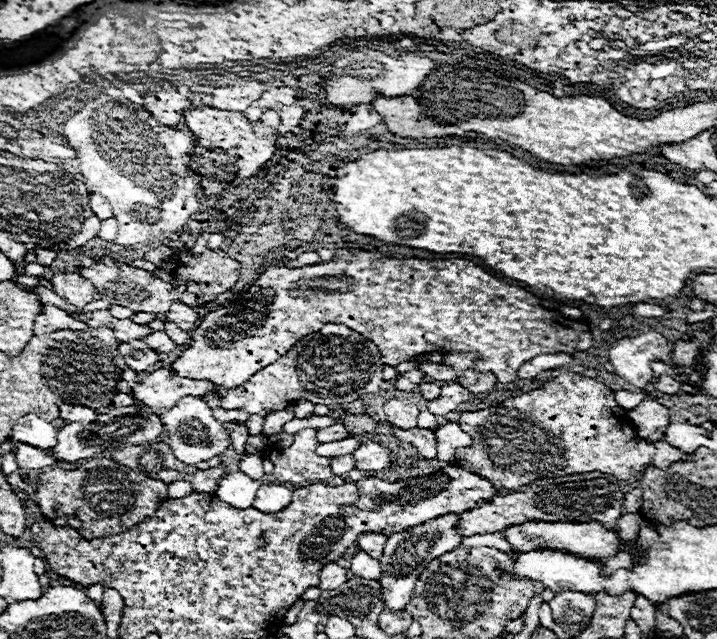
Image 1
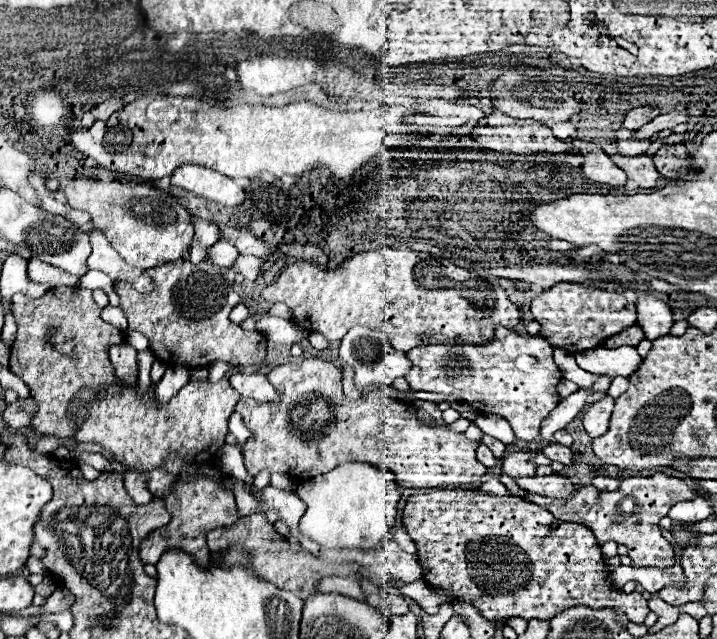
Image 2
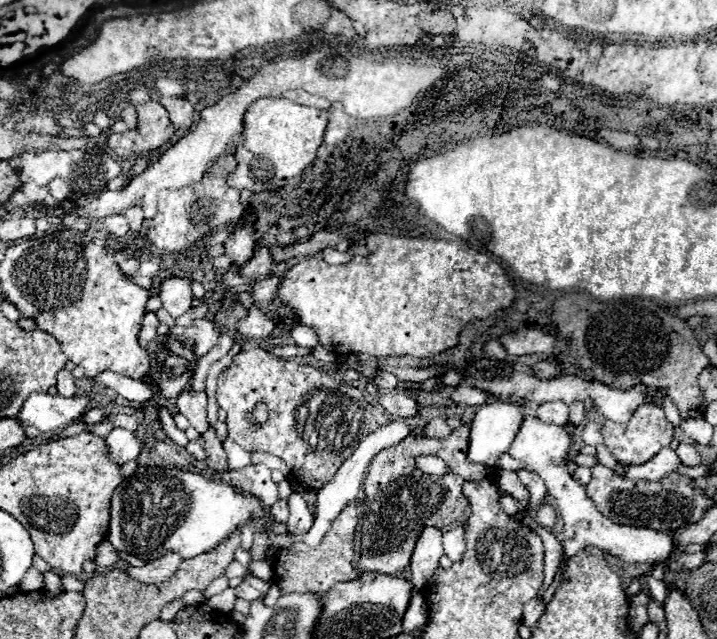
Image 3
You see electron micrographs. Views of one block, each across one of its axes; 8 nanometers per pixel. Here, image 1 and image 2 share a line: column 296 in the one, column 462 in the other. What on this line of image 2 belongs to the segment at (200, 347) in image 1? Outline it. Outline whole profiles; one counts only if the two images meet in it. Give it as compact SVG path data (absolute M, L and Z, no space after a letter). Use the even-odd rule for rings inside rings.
M382 246L372 252L360 252L346 258L340 266L324 268L296 260L288 264L278 280L266 286L260 294L270 304L284 302L292 310L292 320L310 332L320 332L328 342L340 342L342 336L354 326L368 326L386 336L386 340L402 352L422 344L486 344L494 338L498 324L514 328L520 322L520 310L508 300L506 290L498 282L478 278L474 272L458 268L454 262L428 252L414 252L406 248Z

